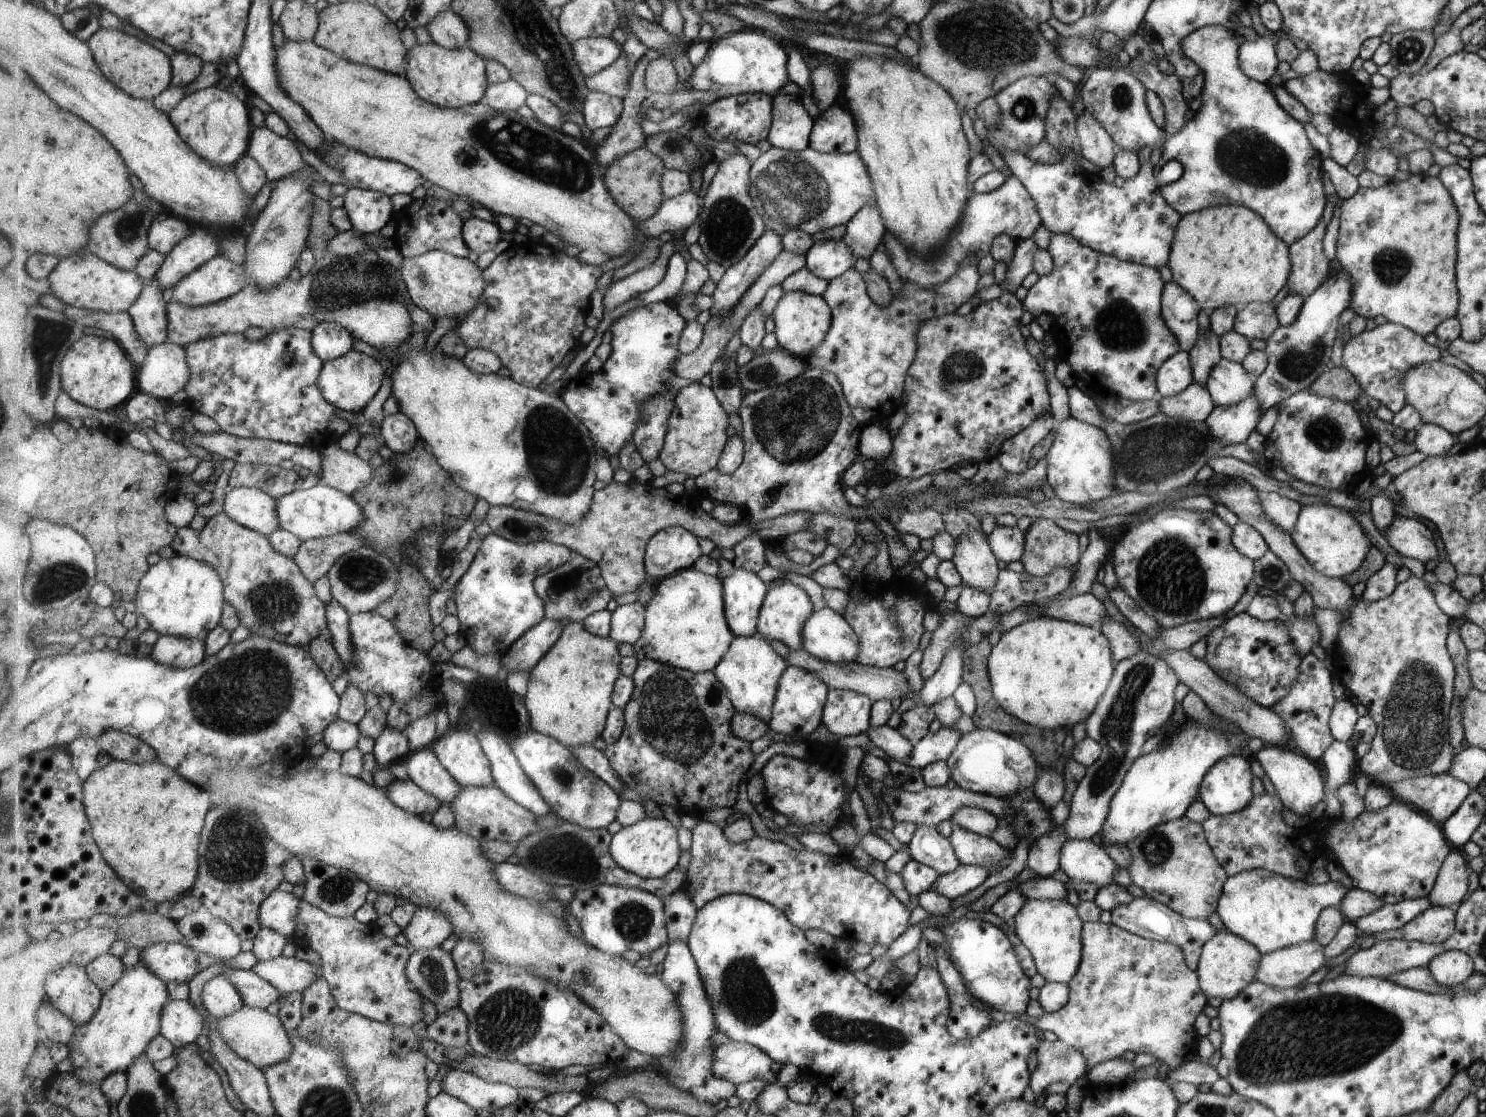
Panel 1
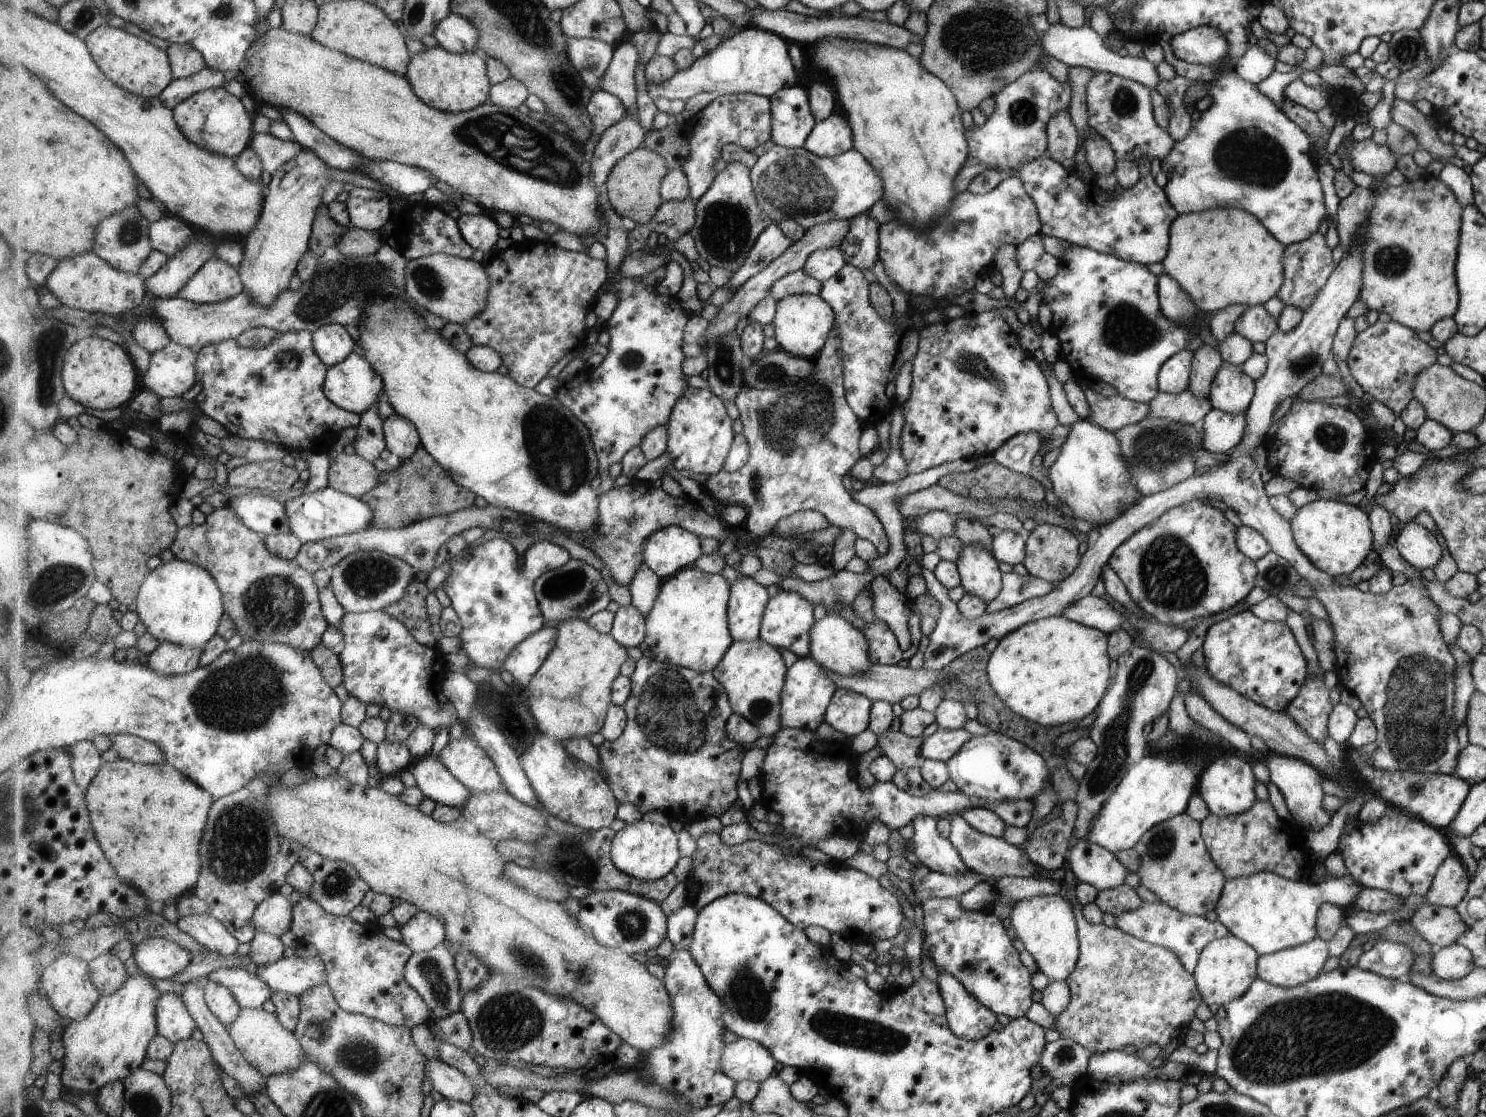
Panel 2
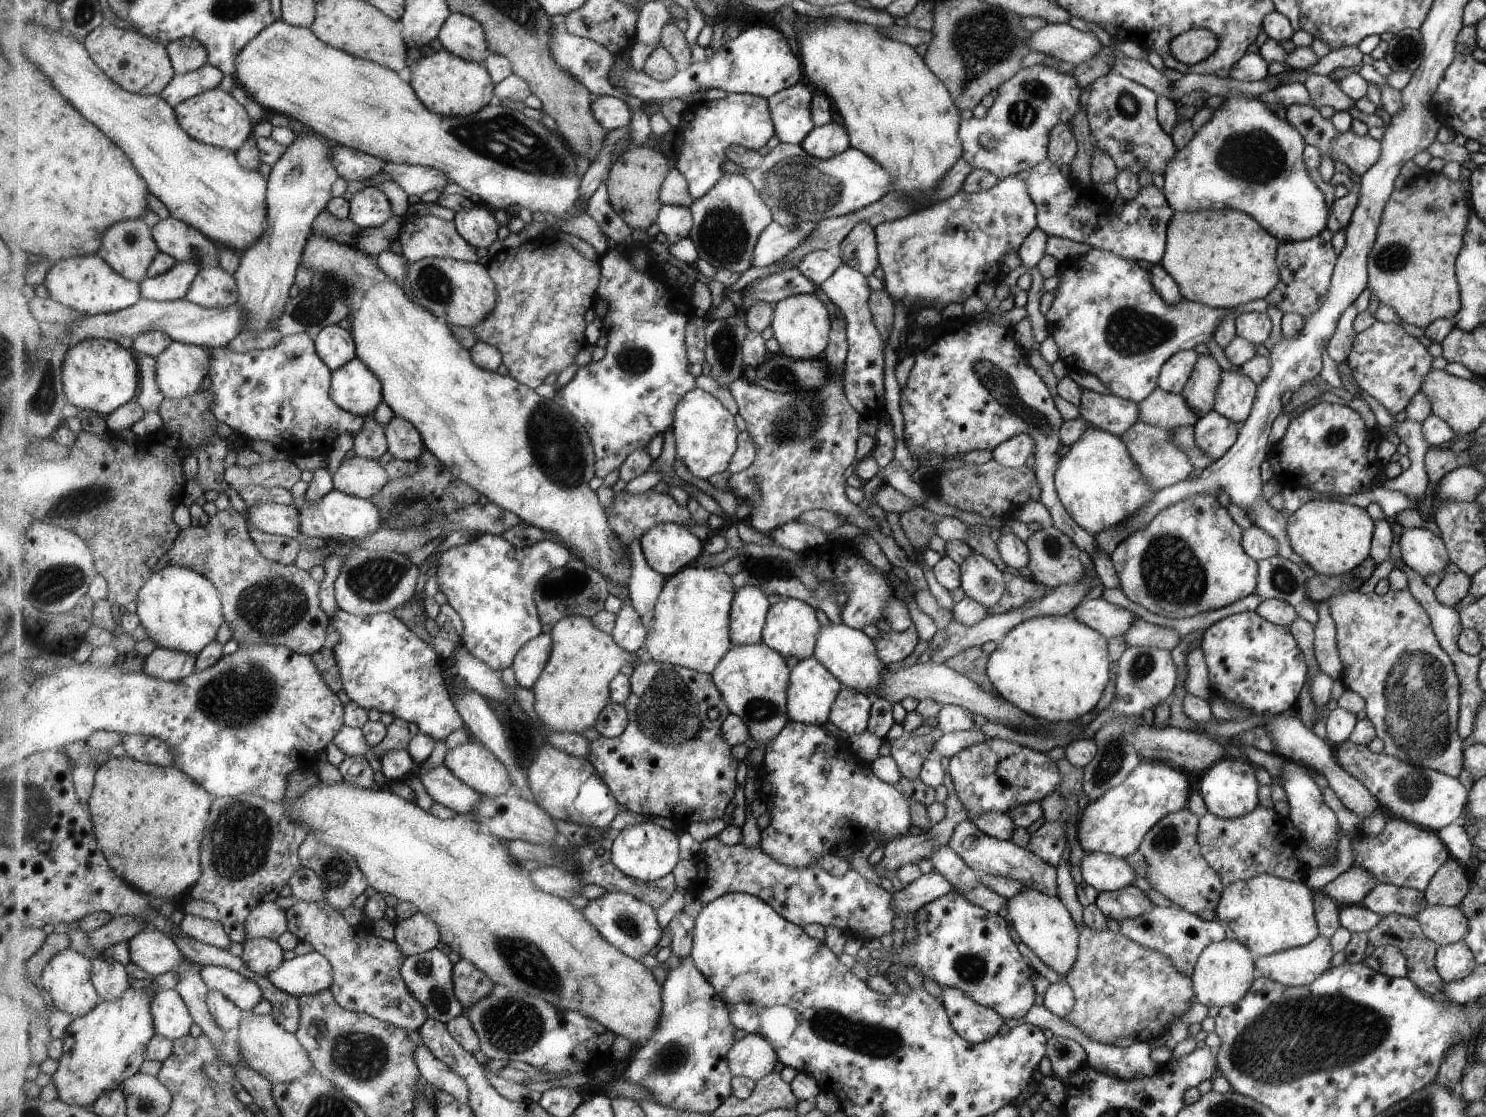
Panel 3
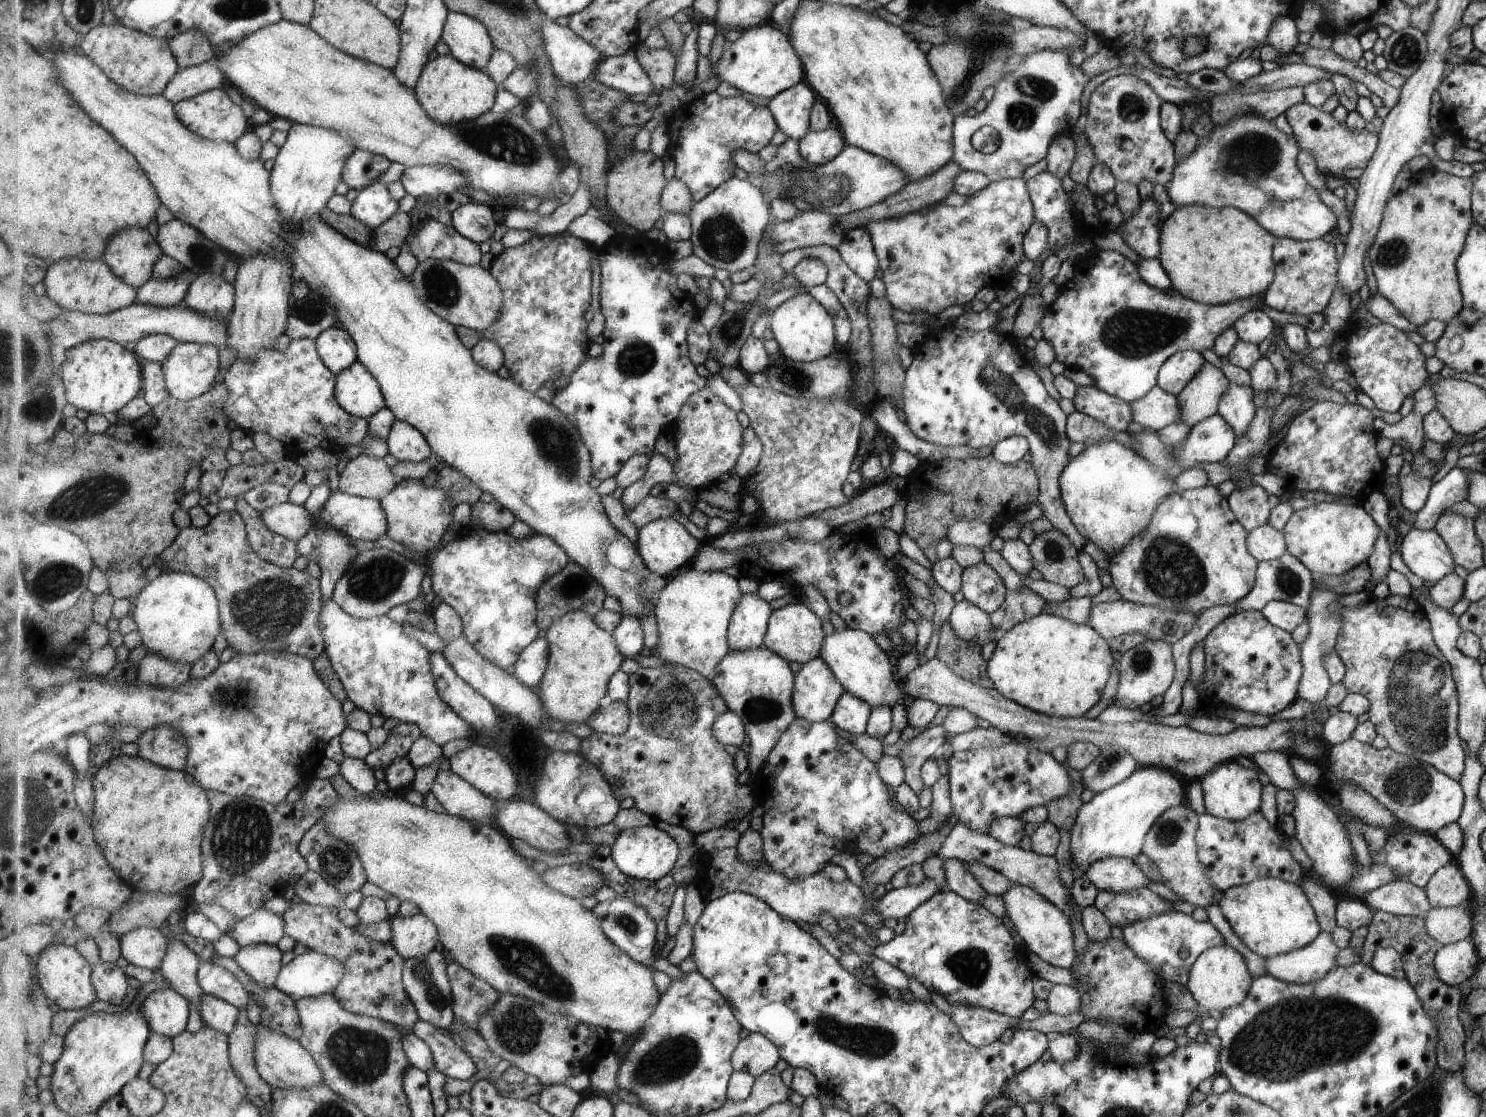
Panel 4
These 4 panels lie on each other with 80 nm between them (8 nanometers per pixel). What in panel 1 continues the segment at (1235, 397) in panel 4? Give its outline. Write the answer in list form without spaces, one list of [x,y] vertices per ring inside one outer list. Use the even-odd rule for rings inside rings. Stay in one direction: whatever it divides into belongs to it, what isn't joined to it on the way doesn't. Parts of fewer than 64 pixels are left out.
[[[1220,358],[1209,371],[1204,386],[1214,406],[1222,407],[1236,405],[1251,395],[1254,381],[1253,376],[1245,372],[1240,363]]]

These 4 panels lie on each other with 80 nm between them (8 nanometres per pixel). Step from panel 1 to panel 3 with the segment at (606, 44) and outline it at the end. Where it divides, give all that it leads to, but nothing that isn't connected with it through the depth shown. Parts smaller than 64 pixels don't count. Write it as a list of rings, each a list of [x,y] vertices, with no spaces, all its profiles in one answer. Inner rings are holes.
[[[557,28],[550,30],[551,40],[550,49],[557,62],[569,74],[572,74],[581,84],[584,84],[595,96],[608,95],[610,97],[619,98],[626,102],[630,97],[624,94],[623,89],[616,89],[610,81],[610,72],[613,65],[616,64],[616,57],[606,46],[597,41],[571,34],[571,32],[559,32]]]

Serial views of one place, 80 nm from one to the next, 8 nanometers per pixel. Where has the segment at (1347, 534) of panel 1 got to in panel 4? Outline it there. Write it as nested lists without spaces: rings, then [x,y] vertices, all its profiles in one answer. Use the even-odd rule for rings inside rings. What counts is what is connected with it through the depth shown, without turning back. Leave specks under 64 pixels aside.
[[[1321,502],[1293,511],[1282,533],[1287,552],[1298,558],[1310,573],[1316,575],[1341,575],[1354,566],[1366,562],[1379,537],[1379,528],[1362,506]]]

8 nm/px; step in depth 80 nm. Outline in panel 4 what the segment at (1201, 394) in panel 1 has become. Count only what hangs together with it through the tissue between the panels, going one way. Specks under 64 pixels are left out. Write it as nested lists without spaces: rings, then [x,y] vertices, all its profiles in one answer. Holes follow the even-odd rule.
[[[1157,385],[1128,405],[1133,422],[1141,424],[1145,429],[1157,431],[1171,422],[1180,420],[1176,396],[1166,393]]]

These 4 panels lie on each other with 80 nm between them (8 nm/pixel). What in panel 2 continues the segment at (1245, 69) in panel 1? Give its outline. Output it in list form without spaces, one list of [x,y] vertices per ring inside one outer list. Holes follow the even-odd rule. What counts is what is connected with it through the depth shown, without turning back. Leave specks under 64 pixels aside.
[[[1251,46],[1235,61],[1232,70],[1239,78],[1256,85],[1273,72],[1275,61],[1259,47]]]

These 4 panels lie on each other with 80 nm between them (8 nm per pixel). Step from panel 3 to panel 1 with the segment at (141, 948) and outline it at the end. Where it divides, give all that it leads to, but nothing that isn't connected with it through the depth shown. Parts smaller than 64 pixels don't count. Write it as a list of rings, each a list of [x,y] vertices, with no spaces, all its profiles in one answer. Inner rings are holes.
[[[182,942],[149,944],[140,951],[139,958],[166,983],[188,984],[199,972],[199,950]]]

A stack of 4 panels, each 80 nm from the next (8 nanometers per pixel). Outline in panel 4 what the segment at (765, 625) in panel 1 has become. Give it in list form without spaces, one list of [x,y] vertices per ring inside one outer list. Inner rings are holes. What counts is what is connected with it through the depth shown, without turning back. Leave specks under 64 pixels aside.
[[[802,603],[788,604],[774,610],[764,638],[765,647],[780,654],[786,661],[798,662],[801,665],[819,656],[823,642],[821,622],[817,614]]]

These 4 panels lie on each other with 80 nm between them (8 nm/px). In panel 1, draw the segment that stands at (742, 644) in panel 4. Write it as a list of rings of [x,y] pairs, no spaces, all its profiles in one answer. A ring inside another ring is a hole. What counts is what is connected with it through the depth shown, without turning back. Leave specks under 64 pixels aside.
[[[733,567],[731,575],[722,580],[725,591],[726,614],[729,626],[737,637],[753,637],[758,632],[760,610],[764,608],[769,586],[756,573]]]

